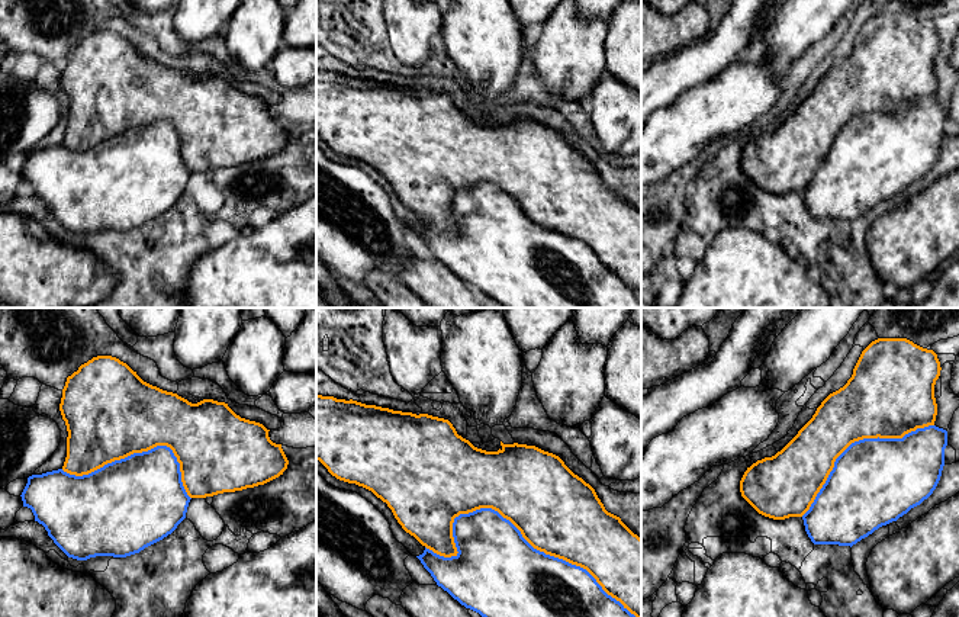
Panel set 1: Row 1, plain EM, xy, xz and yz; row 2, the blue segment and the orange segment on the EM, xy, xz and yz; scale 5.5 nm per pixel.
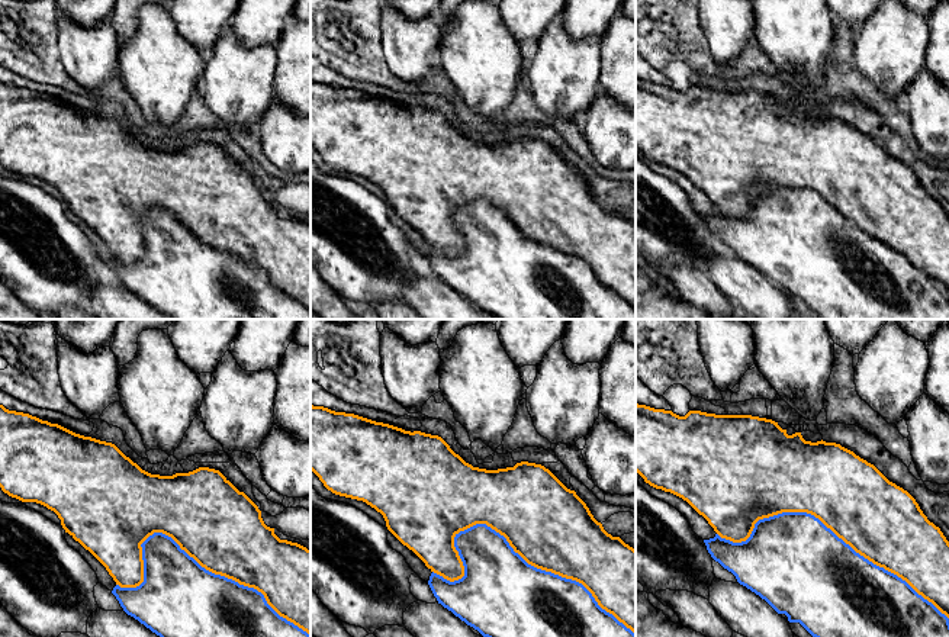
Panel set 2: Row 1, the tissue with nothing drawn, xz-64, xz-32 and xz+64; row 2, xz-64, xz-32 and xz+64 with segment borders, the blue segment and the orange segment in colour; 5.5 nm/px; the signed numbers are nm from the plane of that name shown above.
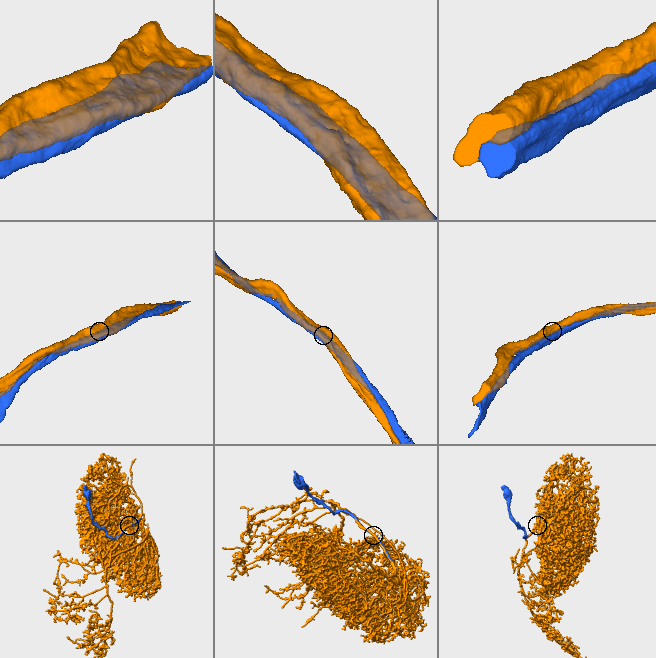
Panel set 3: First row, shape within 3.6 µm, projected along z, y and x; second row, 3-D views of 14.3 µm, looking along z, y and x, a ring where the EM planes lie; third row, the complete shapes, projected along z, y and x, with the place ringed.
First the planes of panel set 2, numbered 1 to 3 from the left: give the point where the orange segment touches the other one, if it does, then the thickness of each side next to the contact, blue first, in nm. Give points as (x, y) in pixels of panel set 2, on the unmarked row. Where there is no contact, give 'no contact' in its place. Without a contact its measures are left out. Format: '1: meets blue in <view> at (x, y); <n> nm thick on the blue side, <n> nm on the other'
1: meets blue in xz-64 at (195, 235); 460 nm thick on the blue side, 460 nm on the other
2: meets blue in xz-32 at (511, 222); 440 nm thick on the blue side, 460 nm on the other
3: meets blue in xz+64 at (829, 203); 500 nm thick on the blue side, 420 nm on the other

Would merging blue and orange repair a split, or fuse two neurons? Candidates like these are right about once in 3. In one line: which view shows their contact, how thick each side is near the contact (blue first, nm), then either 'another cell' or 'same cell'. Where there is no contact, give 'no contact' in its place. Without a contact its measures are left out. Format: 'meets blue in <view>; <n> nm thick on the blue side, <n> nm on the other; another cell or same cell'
meets blue in xz; 440 nm thick on the blue side, 460 nm on the other; same cell

